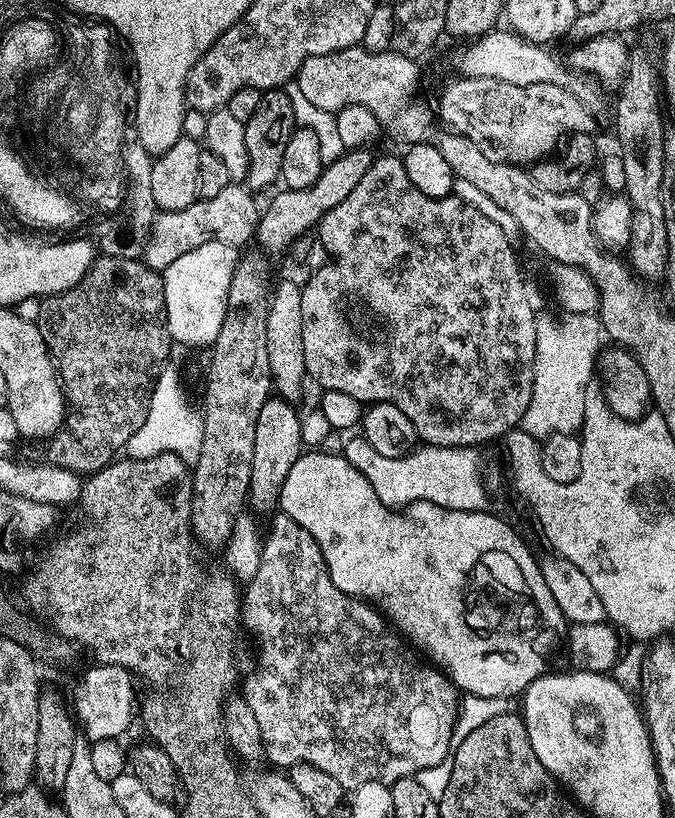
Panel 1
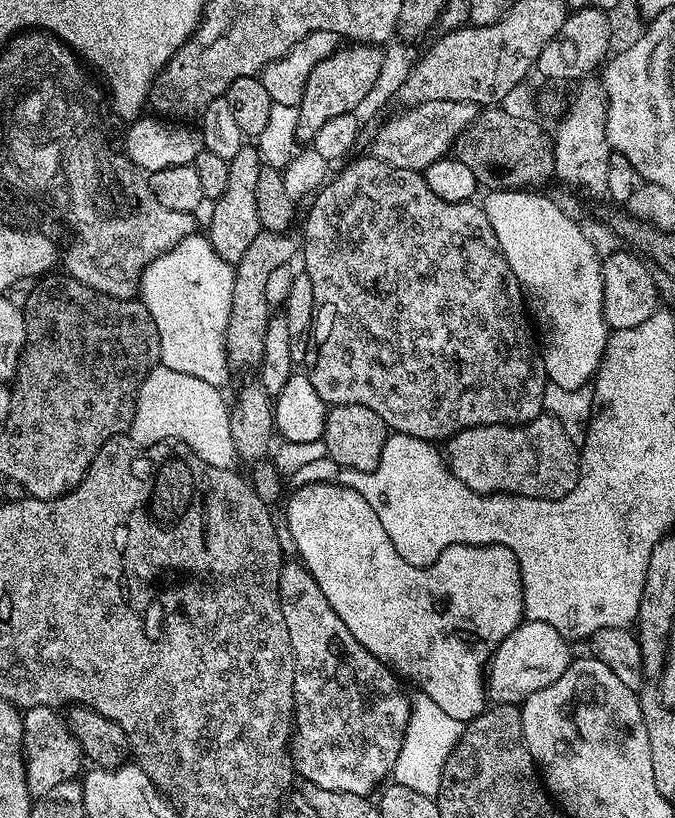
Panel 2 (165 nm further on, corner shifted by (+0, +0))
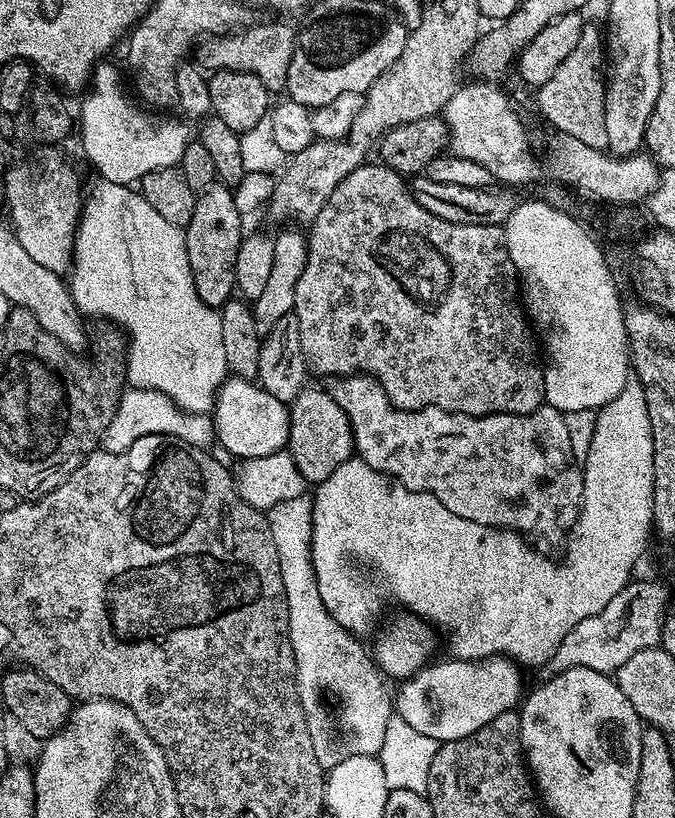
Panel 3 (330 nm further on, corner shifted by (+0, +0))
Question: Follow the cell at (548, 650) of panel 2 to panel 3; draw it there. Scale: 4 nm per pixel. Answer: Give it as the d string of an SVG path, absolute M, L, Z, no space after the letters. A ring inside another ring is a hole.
M490 656L487 660L447 658L441 664L429 663L399 685L394 692L394 712L418 734L438 742L461 740L474 730L482 730L486 722L494 722L498 714L511 712L521 703L521 665L506 656Z

